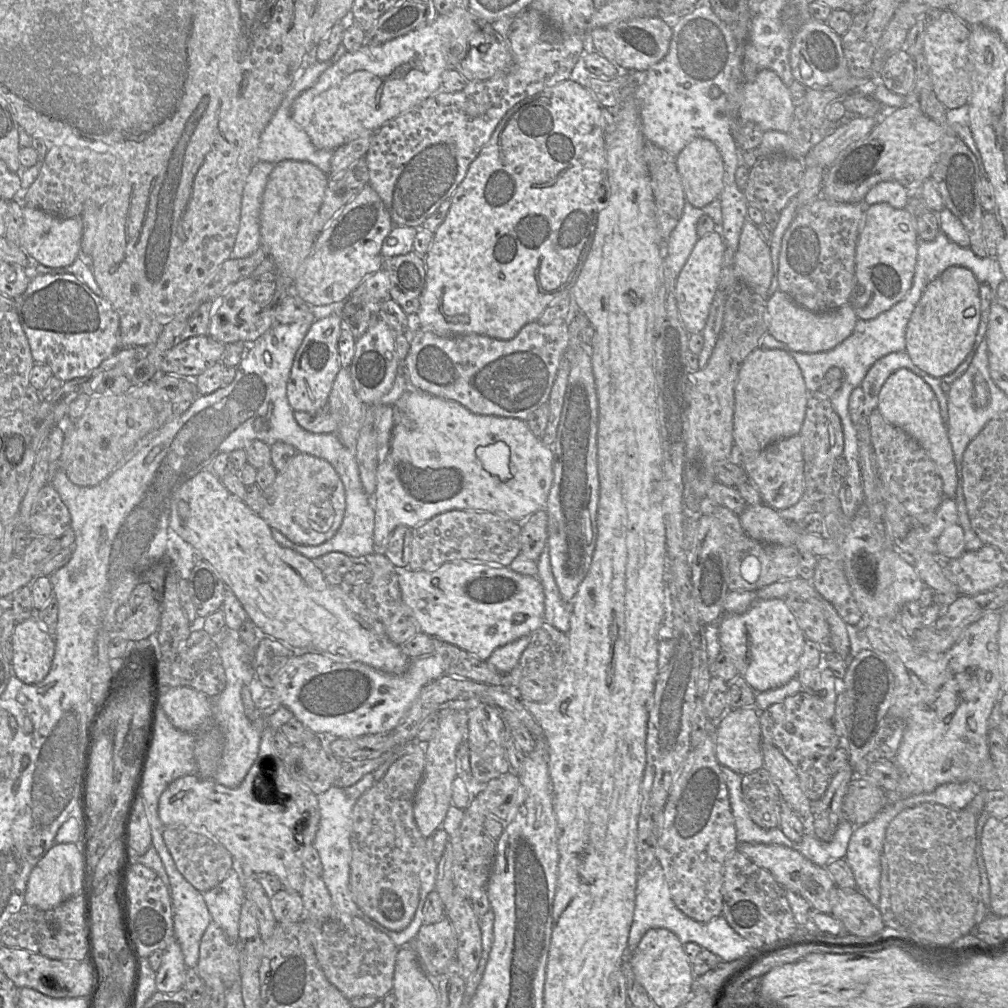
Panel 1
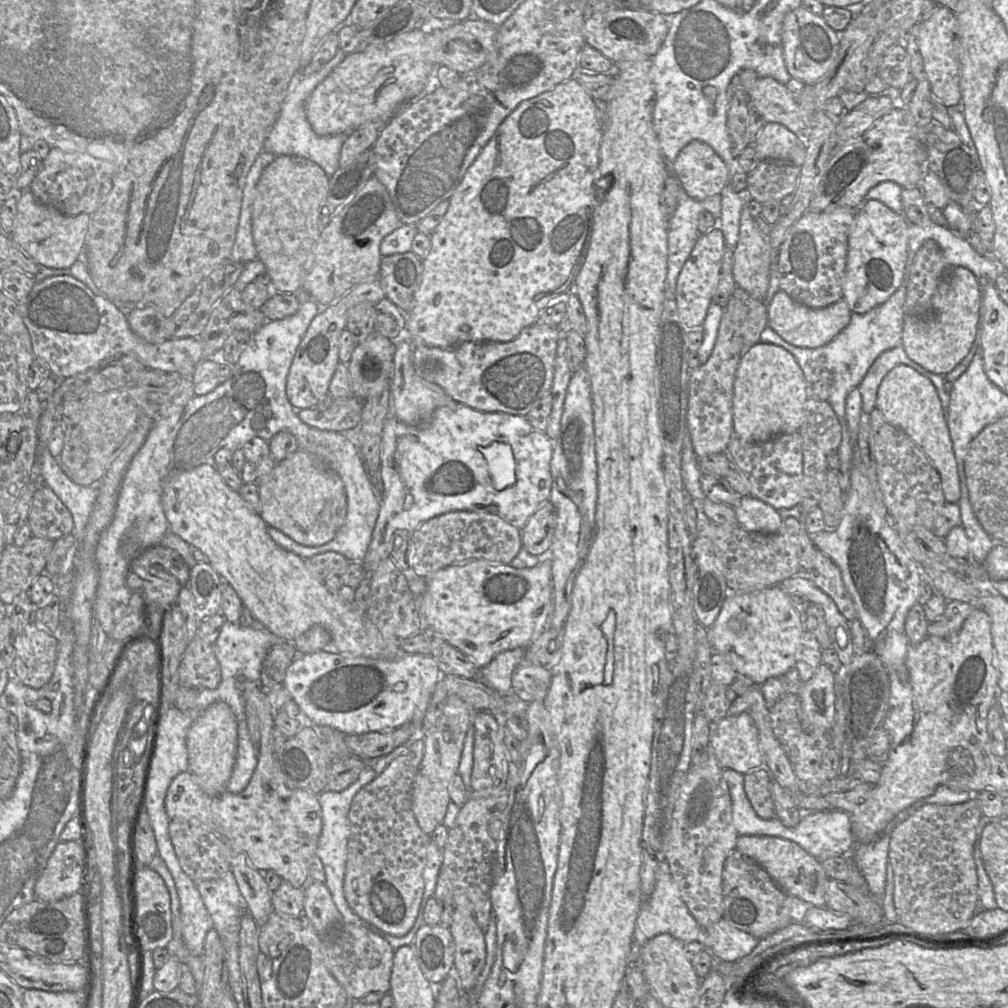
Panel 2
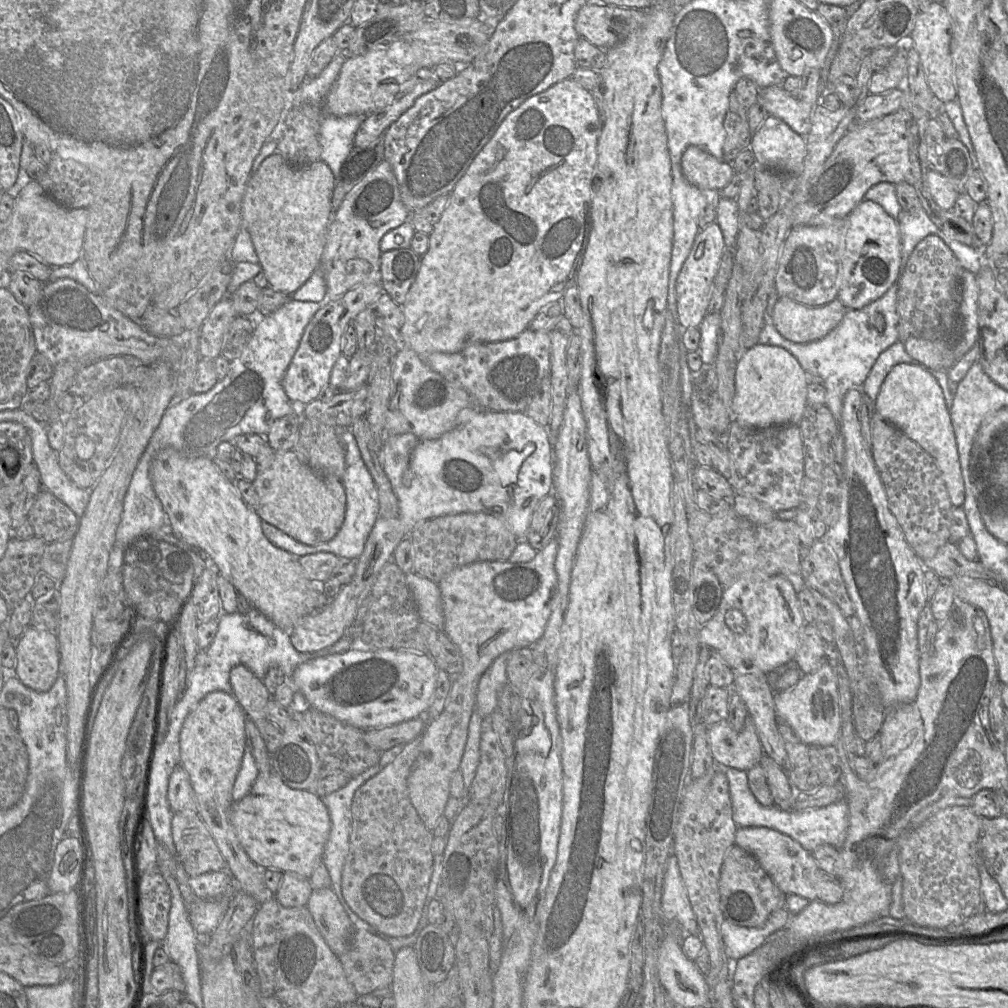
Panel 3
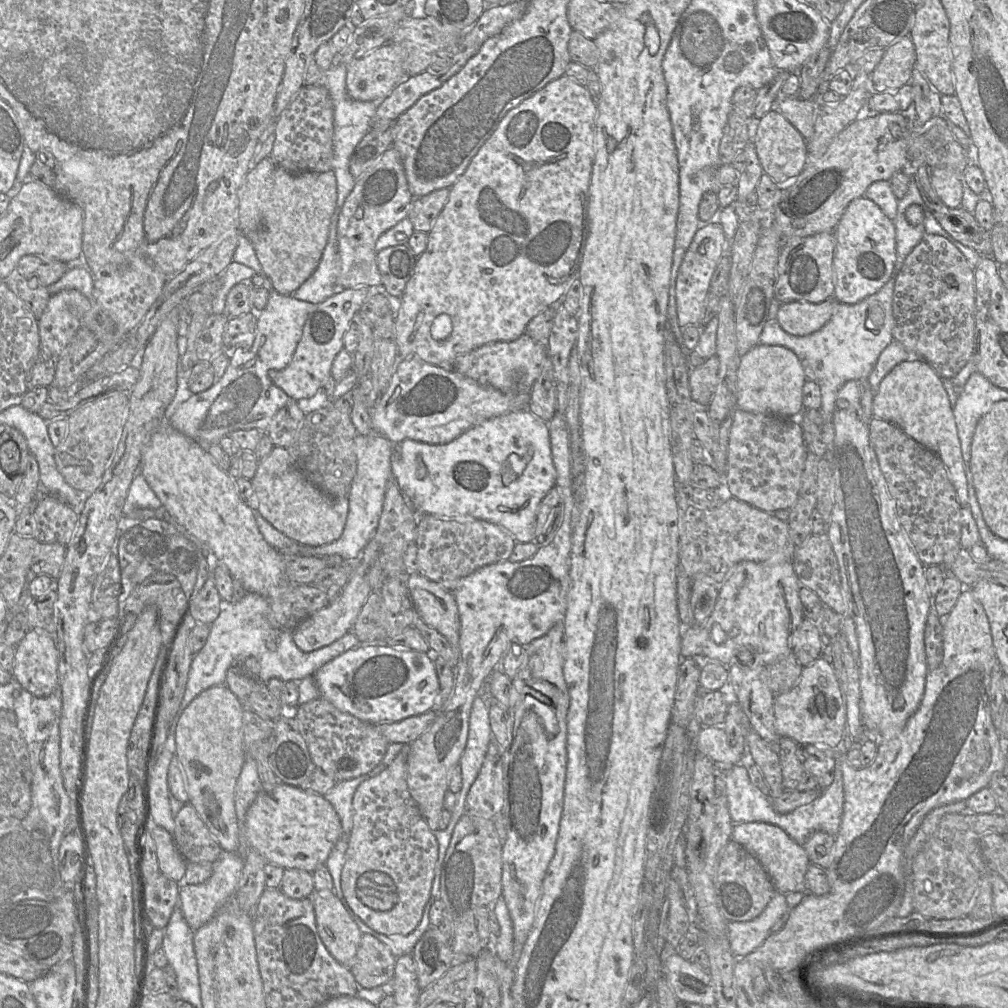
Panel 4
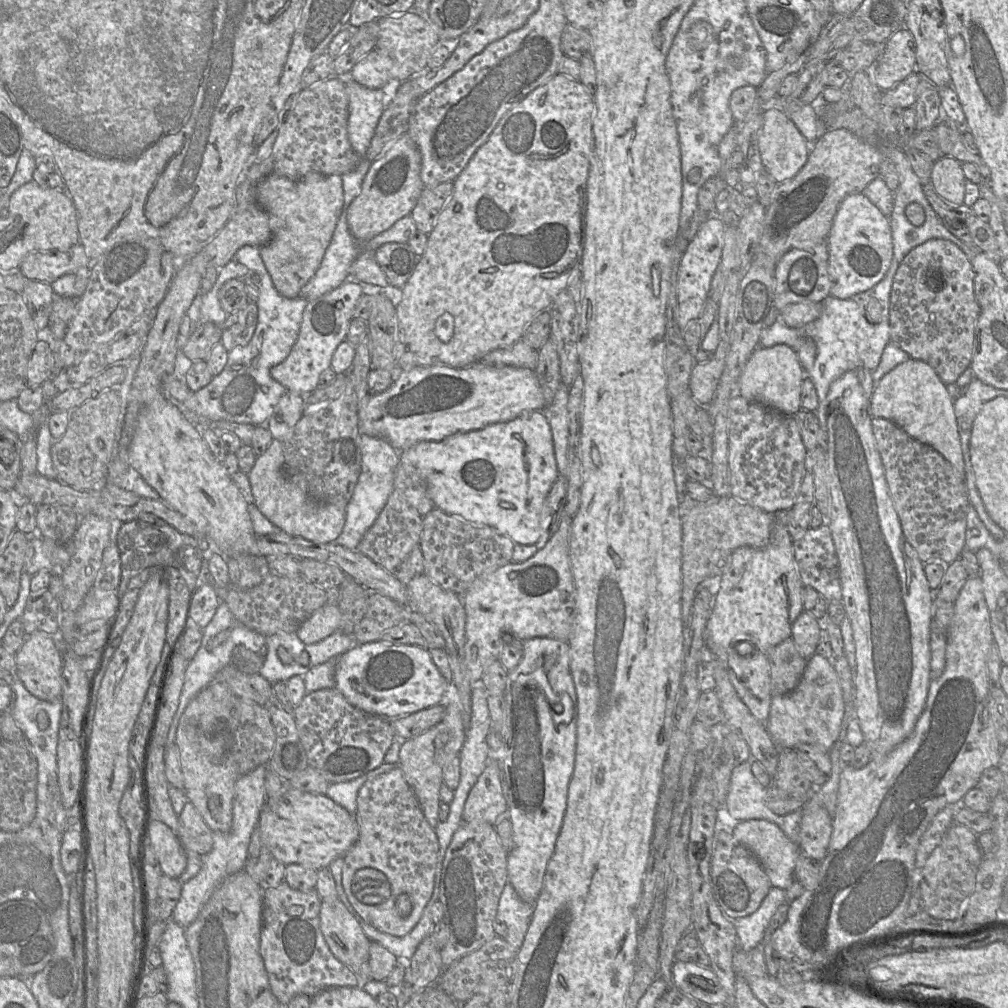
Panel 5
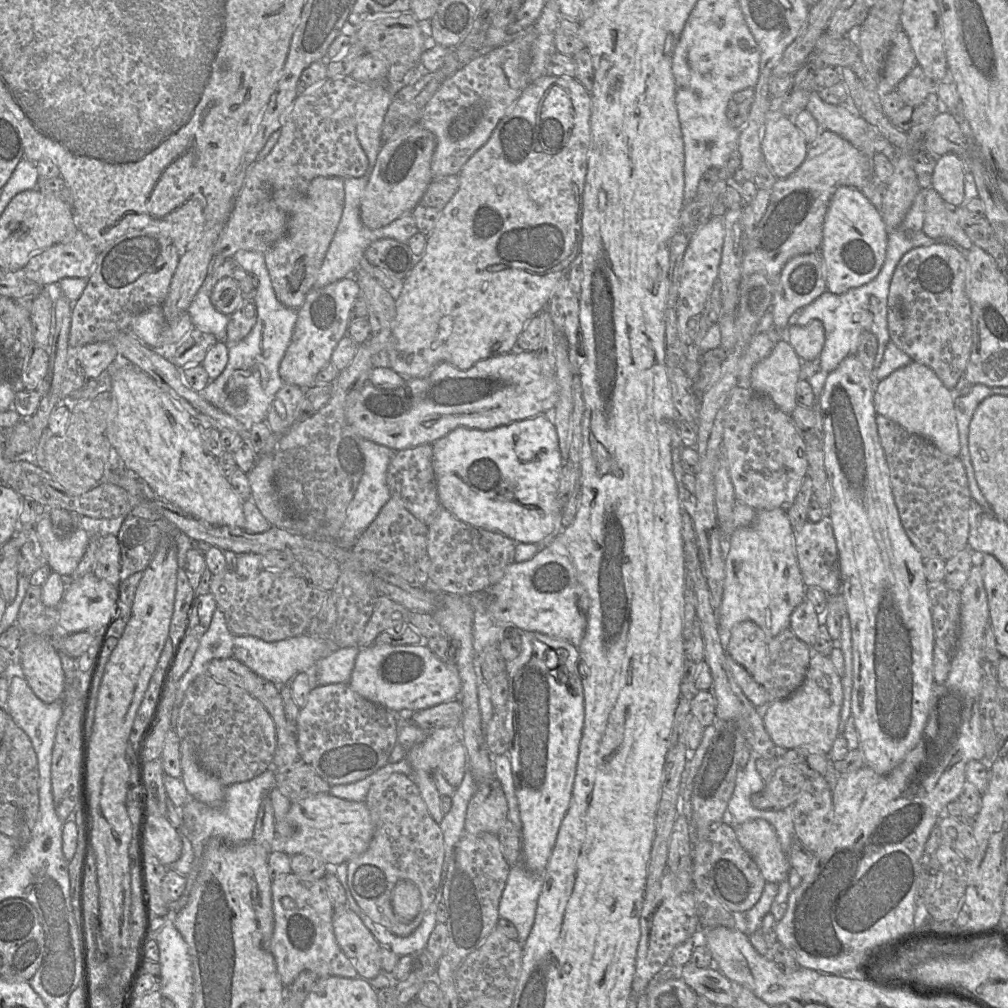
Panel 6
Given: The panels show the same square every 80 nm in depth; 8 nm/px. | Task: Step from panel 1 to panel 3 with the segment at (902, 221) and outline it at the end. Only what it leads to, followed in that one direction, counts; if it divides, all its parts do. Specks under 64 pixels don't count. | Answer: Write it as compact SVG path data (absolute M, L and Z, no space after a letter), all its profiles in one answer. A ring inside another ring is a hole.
M864 199L846 217L844 251L838 271L837 299L848 309L860 309L881 297L900 276L899 226L878 203Z

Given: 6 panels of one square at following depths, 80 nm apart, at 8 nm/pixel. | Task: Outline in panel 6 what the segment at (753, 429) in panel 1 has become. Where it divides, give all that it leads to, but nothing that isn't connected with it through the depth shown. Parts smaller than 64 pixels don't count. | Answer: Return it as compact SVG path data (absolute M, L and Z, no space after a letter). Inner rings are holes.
M788 341L775 343L771 353L753 369L749 387L768 396L786 414L796 408L796 386L802 360Z

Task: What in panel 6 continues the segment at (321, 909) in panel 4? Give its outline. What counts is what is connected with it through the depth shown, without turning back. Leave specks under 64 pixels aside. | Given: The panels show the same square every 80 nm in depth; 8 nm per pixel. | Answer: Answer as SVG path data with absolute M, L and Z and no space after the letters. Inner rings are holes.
M347 903L344 907L334 909L332 922L337 943L356 969L358 977L370 980L382 973L381 944Z

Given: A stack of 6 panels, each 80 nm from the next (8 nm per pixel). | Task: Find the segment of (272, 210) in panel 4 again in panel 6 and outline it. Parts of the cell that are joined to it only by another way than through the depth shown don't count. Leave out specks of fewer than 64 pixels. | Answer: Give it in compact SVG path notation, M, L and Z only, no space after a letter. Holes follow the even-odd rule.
M318 176L311 180L304 195L295 195L290 190L277 190L273 192L273 199L277 206L288 215L288 229L286 234L264 253L265 263L277 299L287 308L299 310L314 286L342 216L345 202L344 180L338 176Z

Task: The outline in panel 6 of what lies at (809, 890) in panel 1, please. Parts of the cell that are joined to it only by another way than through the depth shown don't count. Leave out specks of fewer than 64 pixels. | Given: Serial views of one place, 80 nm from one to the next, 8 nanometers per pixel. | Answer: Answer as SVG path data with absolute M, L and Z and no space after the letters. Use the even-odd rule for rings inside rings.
M753 819L734 827L740 845L751 855L766 882L788 880L791 864L782 850L773 826L764 819Z

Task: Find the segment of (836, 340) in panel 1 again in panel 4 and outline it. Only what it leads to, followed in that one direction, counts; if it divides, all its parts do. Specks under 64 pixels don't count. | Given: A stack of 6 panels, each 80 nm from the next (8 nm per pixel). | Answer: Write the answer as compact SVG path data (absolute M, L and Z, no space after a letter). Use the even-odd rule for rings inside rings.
M834 298L821 303L787 302L779 307L776 321L793 336L806 336L820 330L832 317L839 302Z

